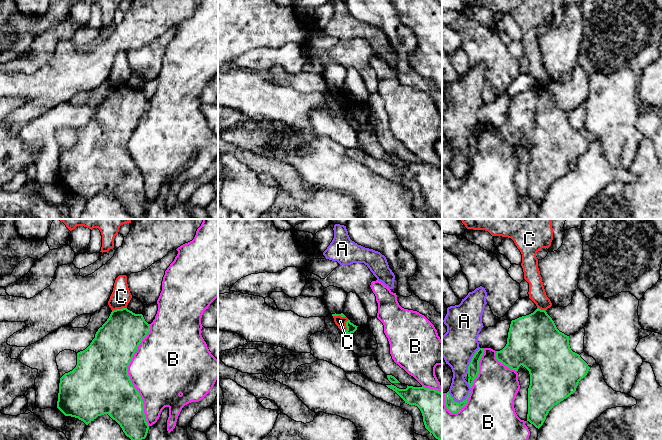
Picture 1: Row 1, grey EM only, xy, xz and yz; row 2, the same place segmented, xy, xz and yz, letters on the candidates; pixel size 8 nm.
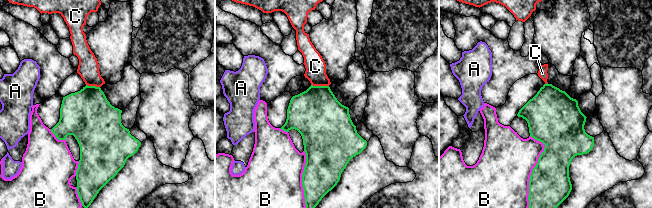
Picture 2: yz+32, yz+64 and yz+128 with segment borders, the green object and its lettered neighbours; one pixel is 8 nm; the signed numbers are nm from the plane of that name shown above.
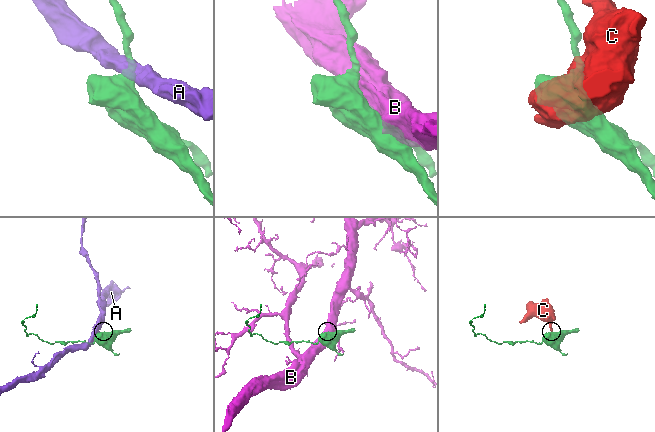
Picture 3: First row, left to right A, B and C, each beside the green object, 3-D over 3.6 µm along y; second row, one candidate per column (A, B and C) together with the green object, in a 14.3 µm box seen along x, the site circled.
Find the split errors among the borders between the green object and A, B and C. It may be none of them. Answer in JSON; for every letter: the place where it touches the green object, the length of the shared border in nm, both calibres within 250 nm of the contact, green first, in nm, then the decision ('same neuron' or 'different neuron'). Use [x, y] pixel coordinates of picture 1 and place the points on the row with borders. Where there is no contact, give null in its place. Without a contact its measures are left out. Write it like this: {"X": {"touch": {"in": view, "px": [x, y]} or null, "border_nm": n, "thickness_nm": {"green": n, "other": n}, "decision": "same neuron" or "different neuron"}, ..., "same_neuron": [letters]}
{"A": {"touch": {"in": "yz", "px": [460, 402]}, "border_nm": 190, "thickness_nm": {"green": 90, "other": 160}, "decision": "different neuron"}, "B": {"touch": {"in": "xy", "px": [128, 375]}, "border_nm": 800, "thickness_nm": {"green": 480, "other": 460}, "decision": "different neuron"}, "C": {"touch": {"in": "xy", "px": [119, 309]}, "border_nm": 120, "thickness_nm": {"green": 340, "other": 160}, "decision": "different neuron"}, "same_neuron": []}

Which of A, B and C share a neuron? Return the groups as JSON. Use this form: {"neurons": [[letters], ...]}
{"neurons": [["A"], ["B"], ["C"]]}

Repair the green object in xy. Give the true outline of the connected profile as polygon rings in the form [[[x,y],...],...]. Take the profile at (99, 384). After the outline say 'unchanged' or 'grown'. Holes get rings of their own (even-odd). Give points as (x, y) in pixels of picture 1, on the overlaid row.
[[[127,308],[113,310],[107,321],[98,329],[95,338],[83,351],[77,353],[76,367],[60,378],[57,408],[65,415],[78,418],[88,425],[98,416],[108,414],[115,420],[131,440],[145,439],[149,425],[145,419],[144,402],[128,375],[128,366],[141,341],[150,332],[142,314],[135,314]]]; unchanged

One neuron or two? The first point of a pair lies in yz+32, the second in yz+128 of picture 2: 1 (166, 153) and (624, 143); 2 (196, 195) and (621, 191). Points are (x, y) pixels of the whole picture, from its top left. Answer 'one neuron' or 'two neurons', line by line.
1: one neuron
2: one neuron

